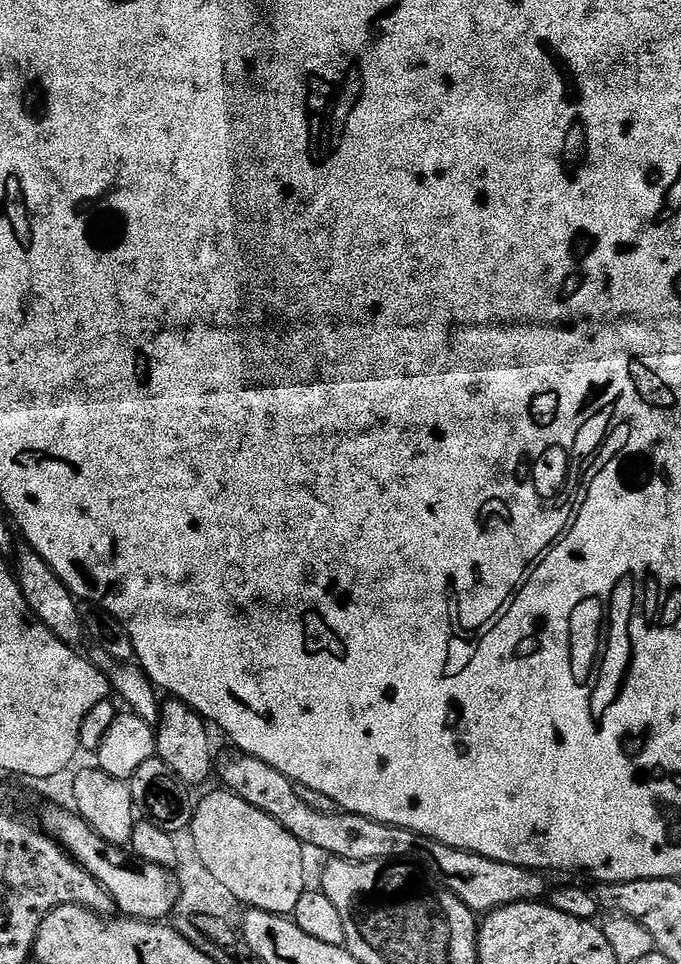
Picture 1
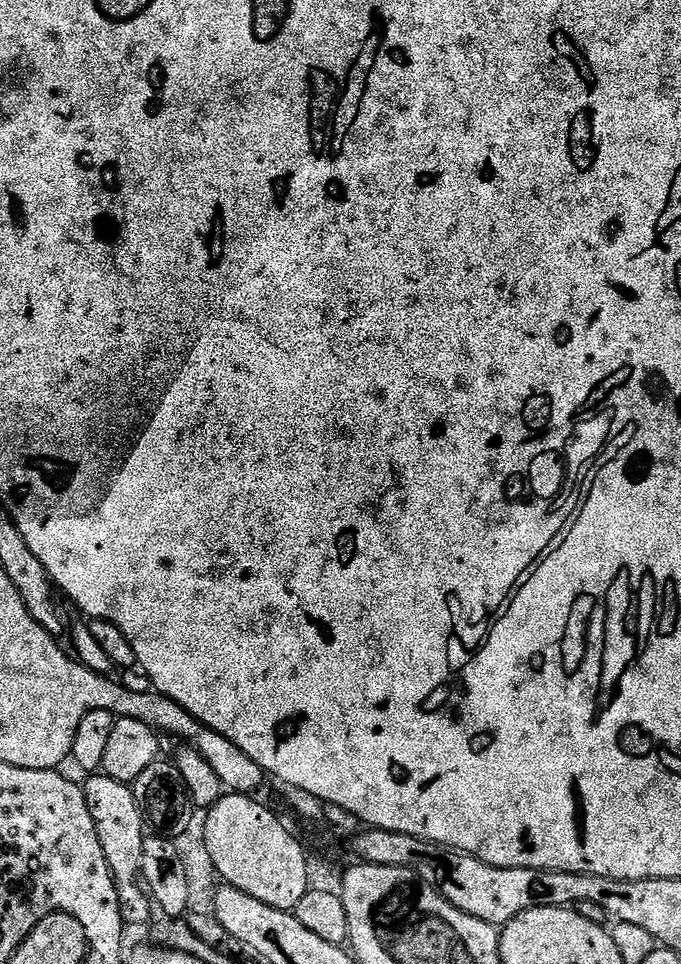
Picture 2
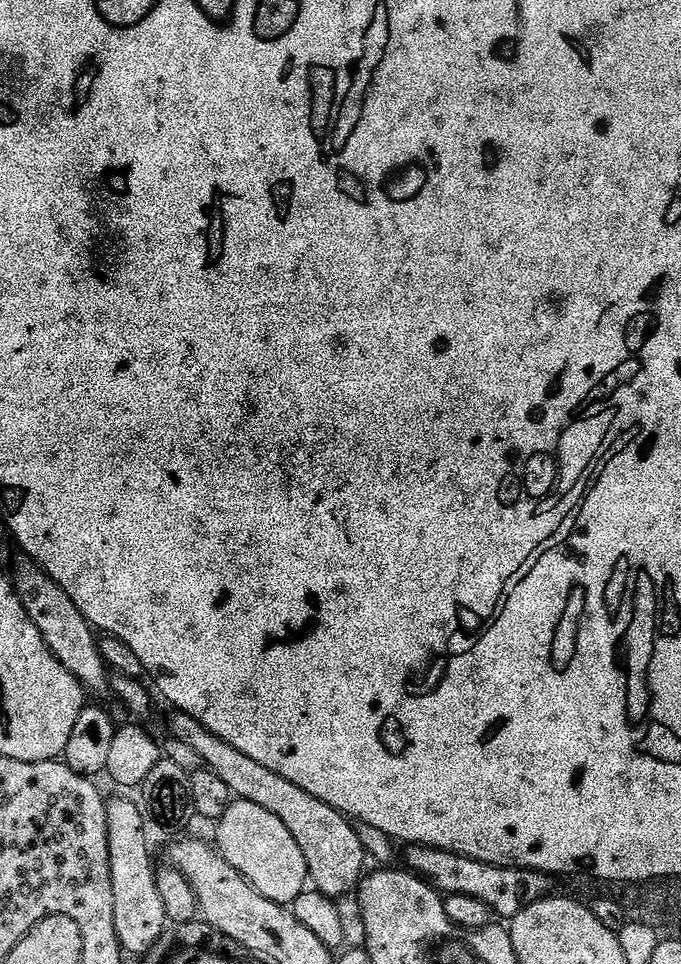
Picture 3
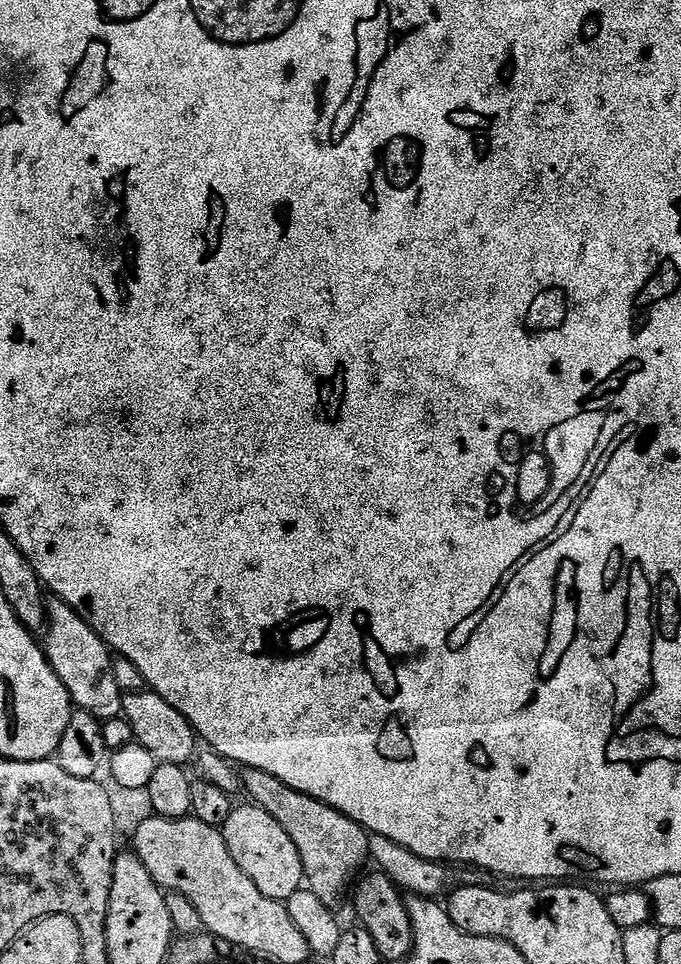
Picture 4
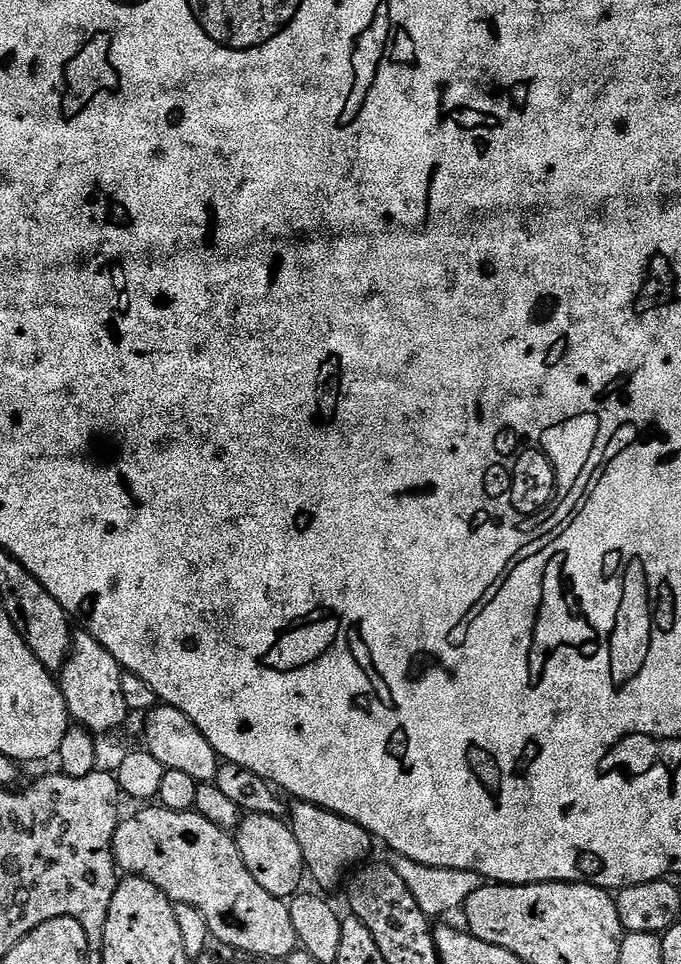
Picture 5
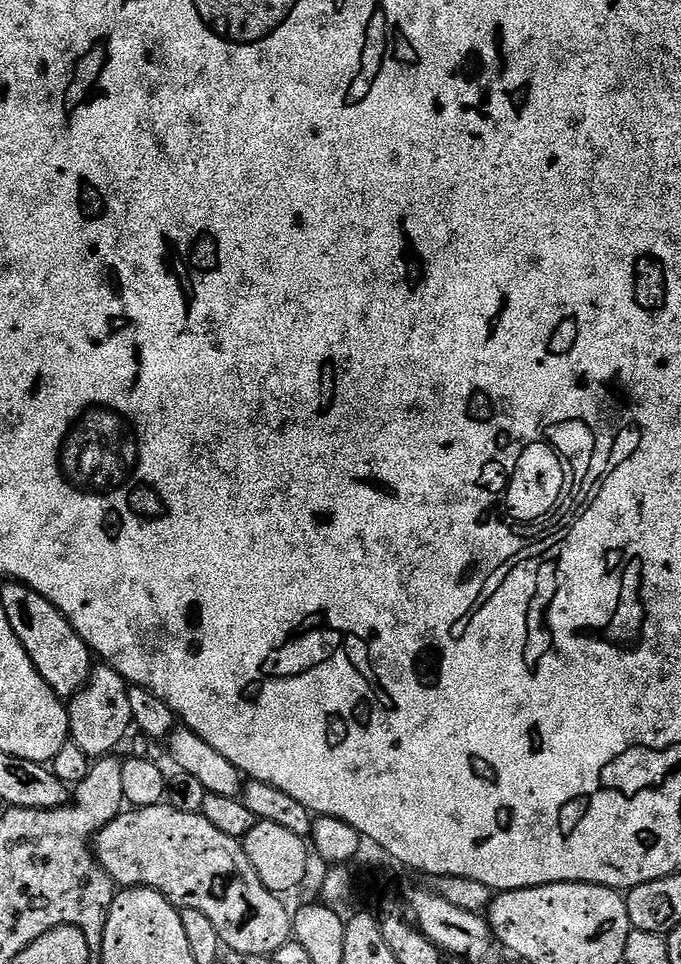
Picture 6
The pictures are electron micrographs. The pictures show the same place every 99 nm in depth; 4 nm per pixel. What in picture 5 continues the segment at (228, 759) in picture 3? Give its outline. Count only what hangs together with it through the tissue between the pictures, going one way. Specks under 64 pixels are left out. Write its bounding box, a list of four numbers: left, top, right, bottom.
[290,802,374,889]

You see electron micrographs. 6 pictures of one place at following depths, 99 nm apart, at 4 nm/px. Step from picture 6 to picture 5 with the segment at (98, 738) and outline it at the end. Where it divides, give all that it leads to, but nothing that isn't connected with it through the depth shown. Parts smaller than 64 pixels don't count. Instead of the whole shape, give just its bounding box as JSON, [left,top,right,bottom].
[58,631,130,734]

